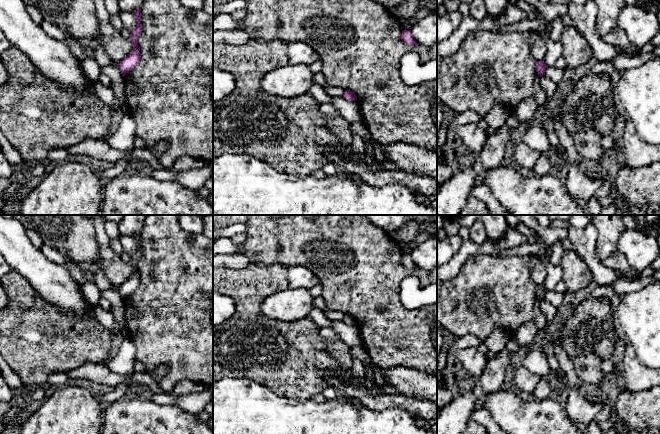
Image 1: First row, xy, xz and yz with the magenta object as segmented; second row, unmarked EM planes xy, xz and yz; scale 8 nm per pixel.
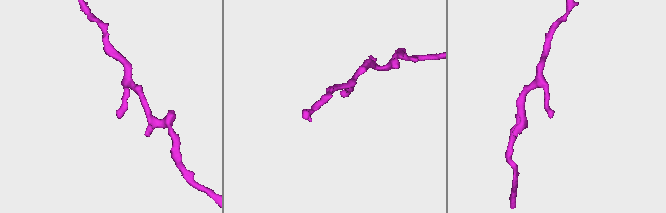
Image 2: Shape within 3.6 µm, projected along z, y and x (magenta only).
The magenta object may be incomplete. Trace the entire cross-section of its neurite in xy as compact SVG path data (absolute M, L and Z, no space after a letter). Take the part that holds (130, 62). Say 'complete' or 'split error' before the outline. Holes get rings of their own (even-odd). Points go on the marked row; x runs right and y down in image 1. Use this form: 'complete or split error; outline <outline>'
complete; outline M137 9L133 12L134 16L137 19L137 25L130 34L130 41L133 44L133 50L130 54L125 57L123 60L118 62L118 68L124 77L132 69L134 69L141 60L140 47L138 45L138 39L142 33L142 24L141 24L141 9Z

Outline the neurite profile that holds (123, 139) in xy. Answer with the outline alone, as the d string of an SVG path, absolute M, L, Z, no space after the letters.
M125 114L115 133L107 136L104 140L116 150L132 152L135 149L135 130L136 123L133 117L130 114Z

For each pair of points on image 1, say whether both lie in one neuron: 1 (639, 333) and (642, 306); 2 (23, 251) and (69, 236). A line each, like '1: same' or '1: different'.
1: same
2: different

